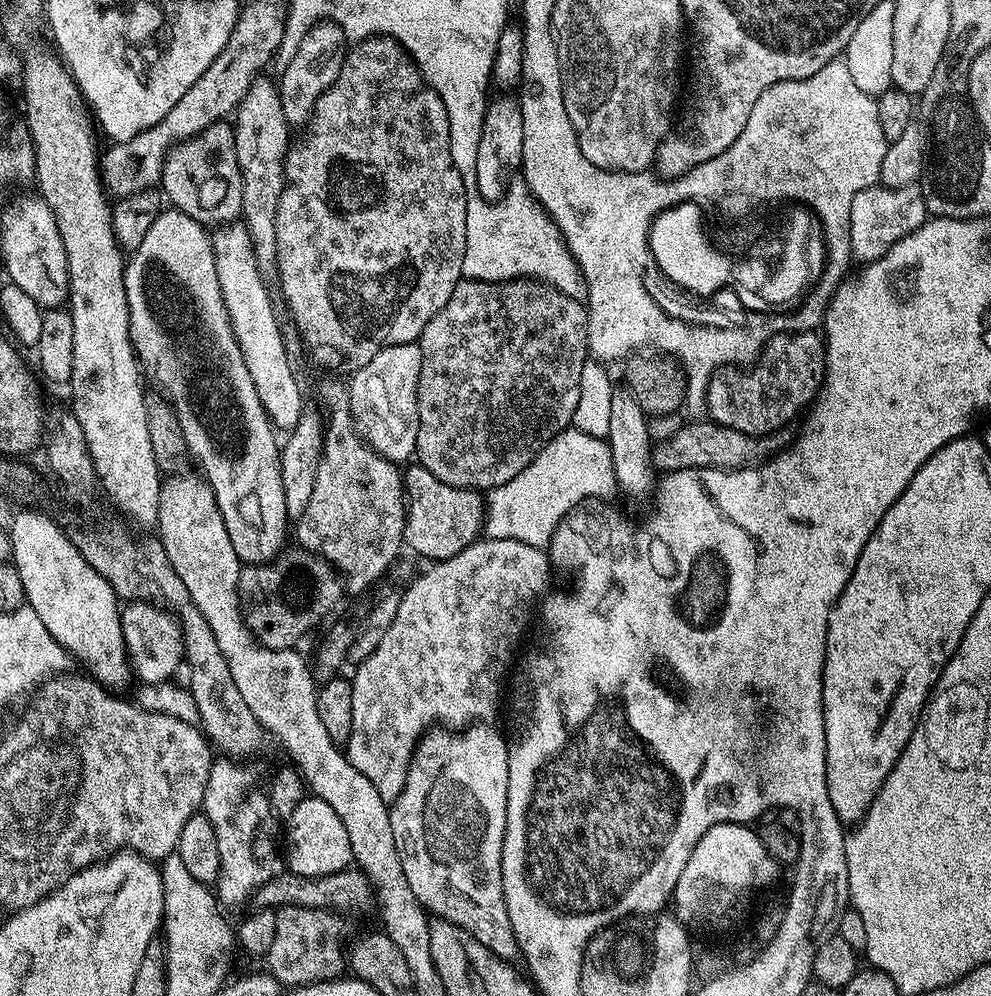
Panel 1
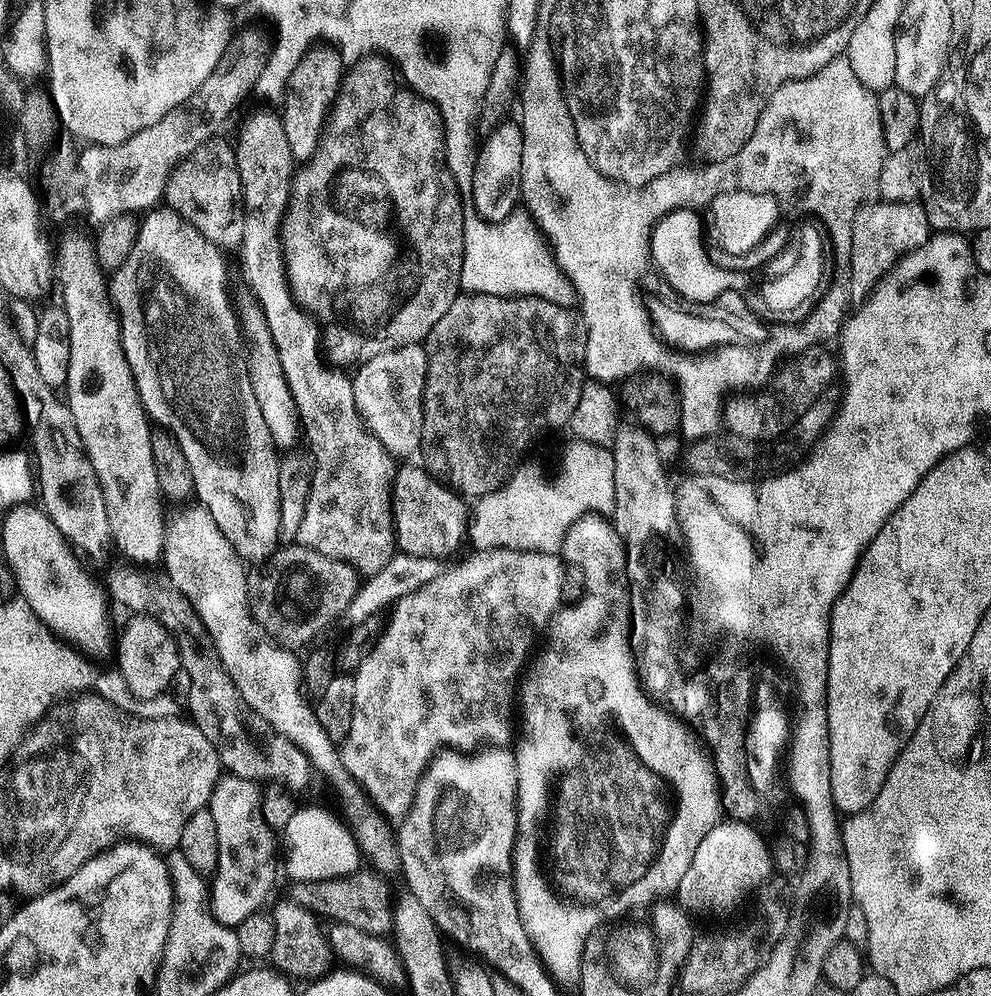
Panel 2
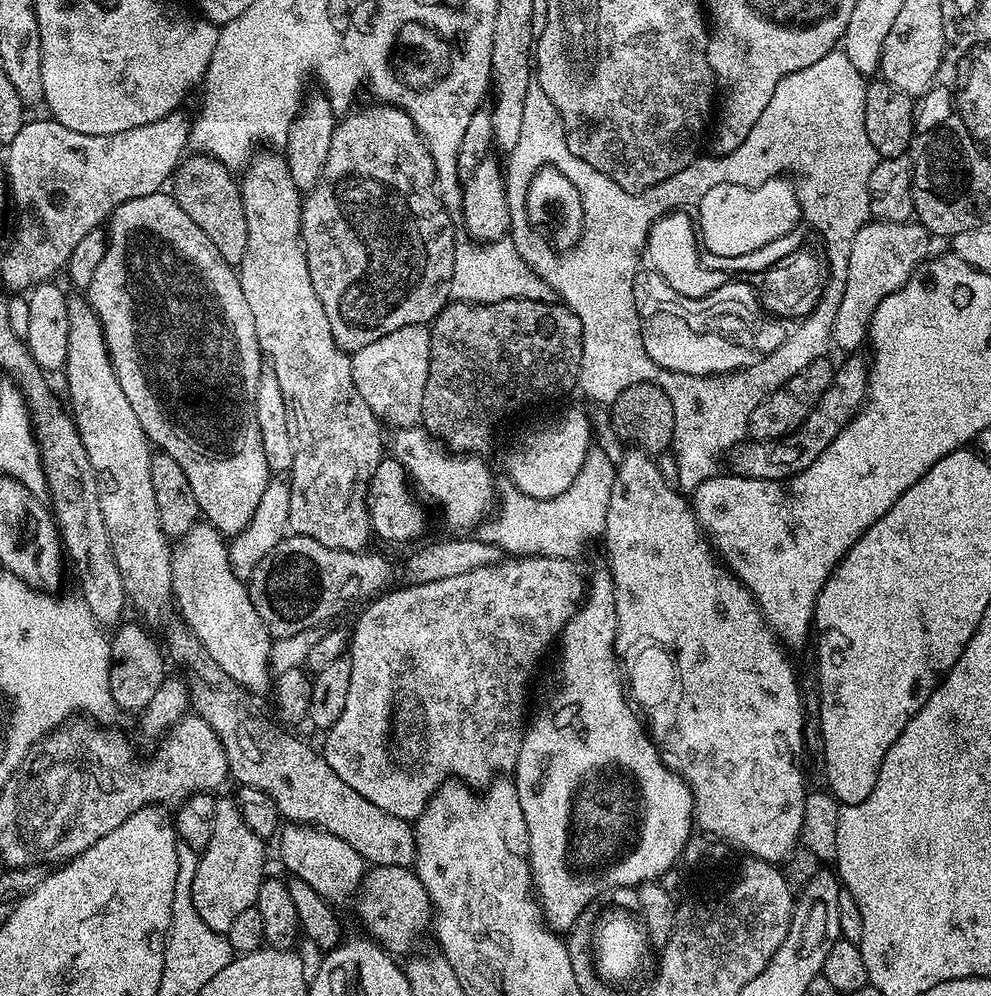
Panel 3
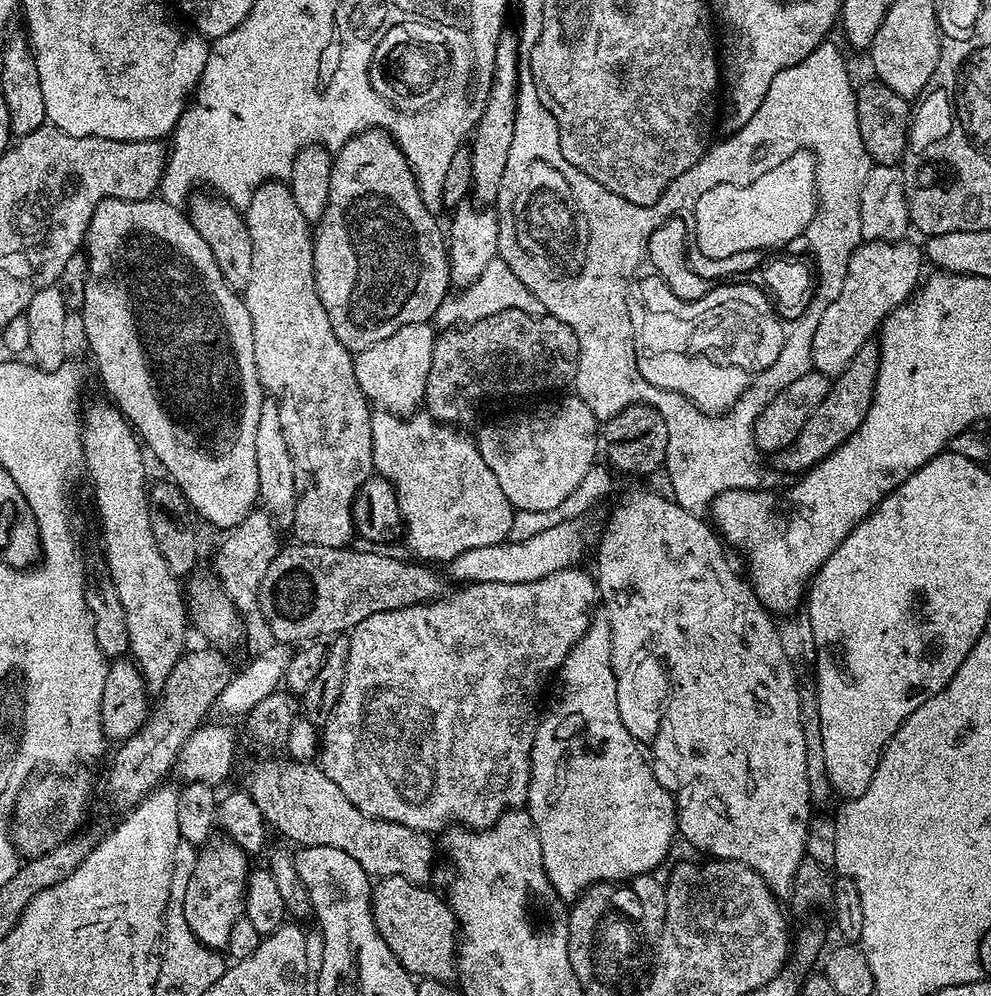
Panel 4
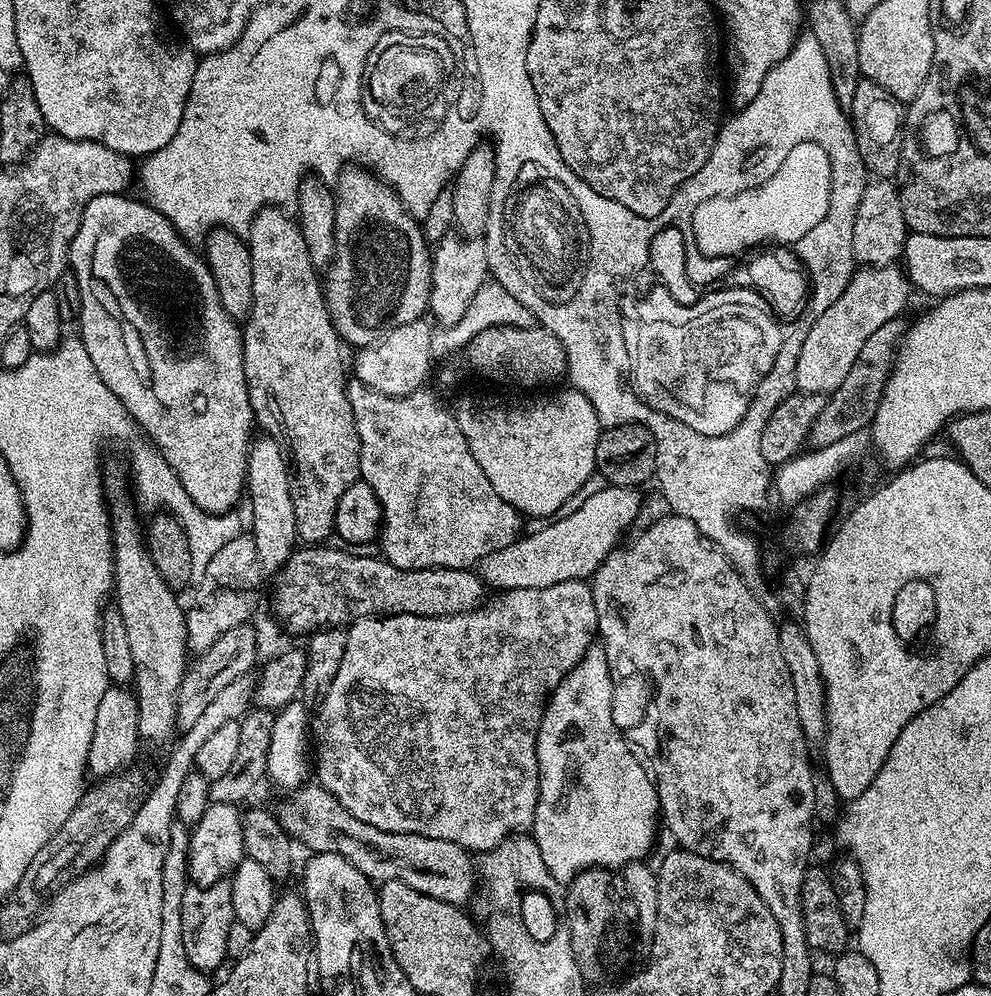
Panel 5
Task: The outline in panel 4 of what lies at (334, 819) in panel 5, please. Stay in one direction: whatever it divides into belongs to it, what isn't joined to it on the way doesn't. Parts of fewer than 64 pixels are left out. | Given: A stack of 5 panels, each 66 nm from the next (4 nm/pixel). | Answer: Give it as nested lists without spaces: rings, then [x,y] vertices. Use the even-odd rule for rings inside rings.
[[[285,759],[262,765],[260,772],[253,774],[252,785],[250,785],[254,802],[258,802],[258,808],[262,810],[265,821],[275,831],[277,828],[286,839],[293,840],[296,846],[334,846],[346,850],[358,862],[358,866],[362,866],[362,870],[368,872],[369,877],[401,876],[415,884],[429,883],[436,852],[438,856],[437,845],[436,848],[432,845],[433,837],[429,833],[419,832],[410,826],[402,826],[398,822],[367,816],[354,802],[350,802],[350,798],[346,798],[346,794],[326,776],[323,768],[312,762]]]

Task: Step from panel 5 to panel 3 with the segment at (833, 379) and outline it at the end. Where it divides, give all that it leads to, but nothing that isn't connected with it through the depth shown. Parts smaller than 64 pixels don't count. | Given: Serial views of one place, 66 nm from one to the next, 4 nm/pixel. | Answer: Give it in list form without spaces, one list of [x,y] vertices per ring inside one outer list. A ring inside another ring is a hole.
[[[872,218],[865,223],[856,234],[850,245],[850,256],[848,273],[844,279],[844,293],[838,302],[836,317],[832,323],[831,343],[845,348],[845,353],[852,354],[857,351],[859,344],[865,341],[868,331],[868,318],[872,315],[876,304],[883,298],[889,296],[894,290],[901,288],[908,281],[909,274],[917,264],[925,259],[924,251],[928,248],[930,234],[923,224],[919,222],[905,222],[902,220],[886,220],[883,218]]]

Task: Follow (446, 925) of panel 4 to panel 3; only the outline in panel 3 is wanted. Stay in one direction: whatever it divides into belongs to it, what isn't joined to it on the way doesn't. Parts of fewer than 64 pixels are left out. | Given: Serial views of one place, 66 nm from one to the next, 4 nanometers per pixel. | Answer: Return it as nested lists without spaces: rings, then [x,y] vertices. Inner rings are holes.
[[[381,864],[369,867],[365,871],[364,879],[360,881],[360,891],[355,897],[356,912],[364,923],[363,931],[375,940],[381,948],[389,953],[411,953],[420,935],[429,931],[434,920],[432,902],[426,892],[426,886],[417,878],[411,867],[399,864],[398,866],[382,866]]]

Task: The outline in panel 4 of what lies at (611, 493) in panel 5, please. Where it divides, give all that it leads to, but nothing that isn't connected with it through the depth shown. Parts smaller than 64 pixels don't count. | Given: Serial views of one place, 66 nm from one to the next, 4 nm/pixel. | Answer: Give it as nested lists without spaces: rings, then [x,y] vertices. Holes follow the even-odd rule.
[[[568,521],[544,530],[526,540],[507,540],[494,546],[480,546],[464,551],[458,558],[449,561],[451,576],[457,583],[482,582],[528,582],[548,577],[560,569],[577,565],[584,550],[584,536],[579,523]]]

